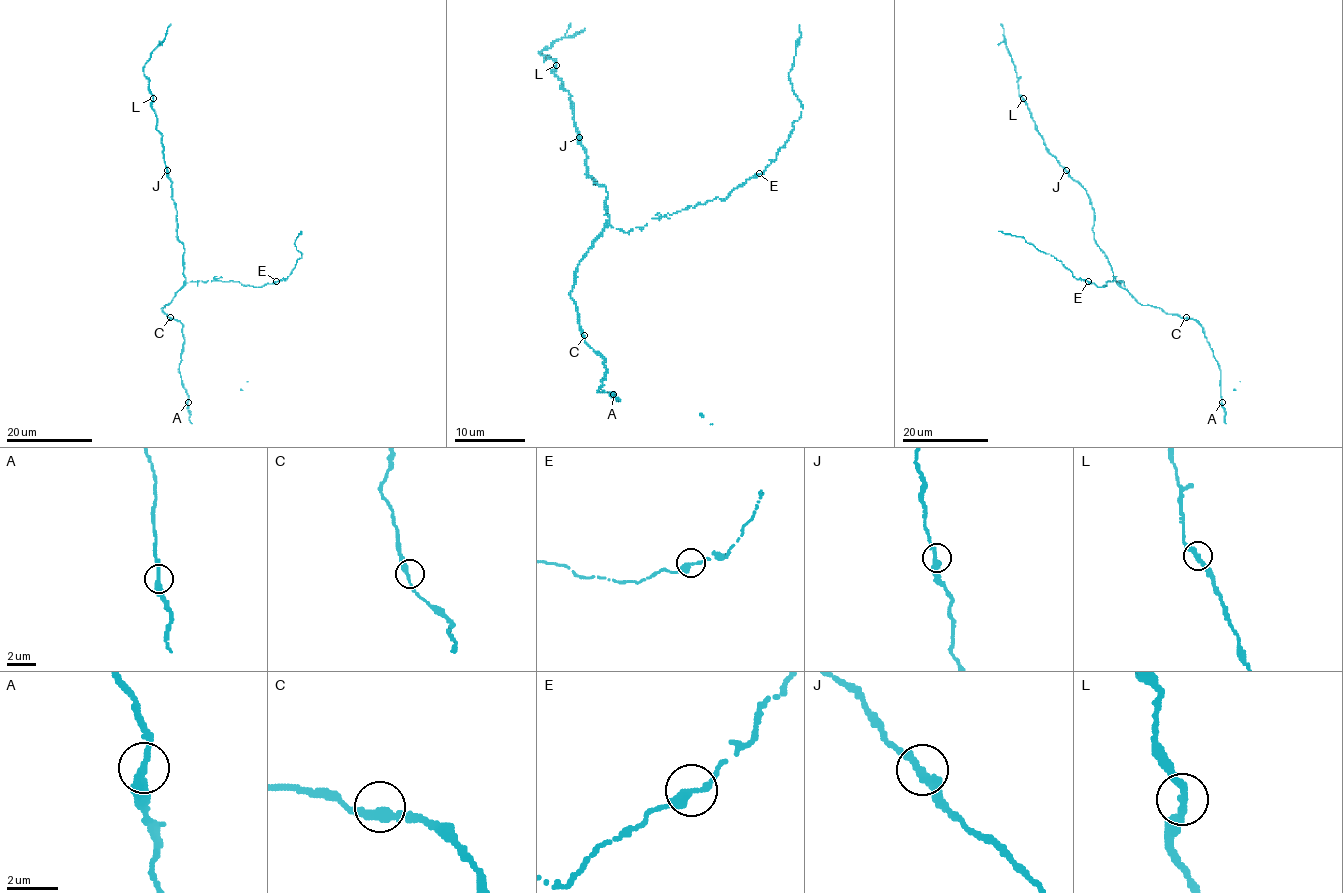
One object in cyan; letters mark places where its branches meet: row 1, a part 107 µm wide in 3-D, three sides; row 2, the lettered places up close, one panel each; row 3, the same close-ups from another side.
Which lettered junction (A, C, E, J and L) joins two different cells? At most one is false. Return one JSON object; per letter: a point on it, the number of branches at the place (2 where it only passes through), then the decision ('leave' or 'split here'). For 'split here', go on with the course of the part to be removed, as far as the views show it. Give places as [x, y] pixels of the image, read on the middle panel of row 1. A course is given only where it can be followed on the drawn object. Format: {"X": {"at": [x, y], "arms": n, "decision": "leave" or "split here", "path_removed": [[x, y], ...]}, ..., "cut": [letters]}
{"A": {"at": [613, 394], "arms": 2, "decision": "leave"}, "C": {"at": [584, 335], "arms": 2, "decision": "leave"}, "E": {"at": [759, 173], "arms": 2, "decision": "leave"}, "J": {"at": [579, 137], "arms": 2, "decision": "leave"}, "L": {"at": [556, 65], "arms": 2, "decision": "leave"}, "cut": []}

